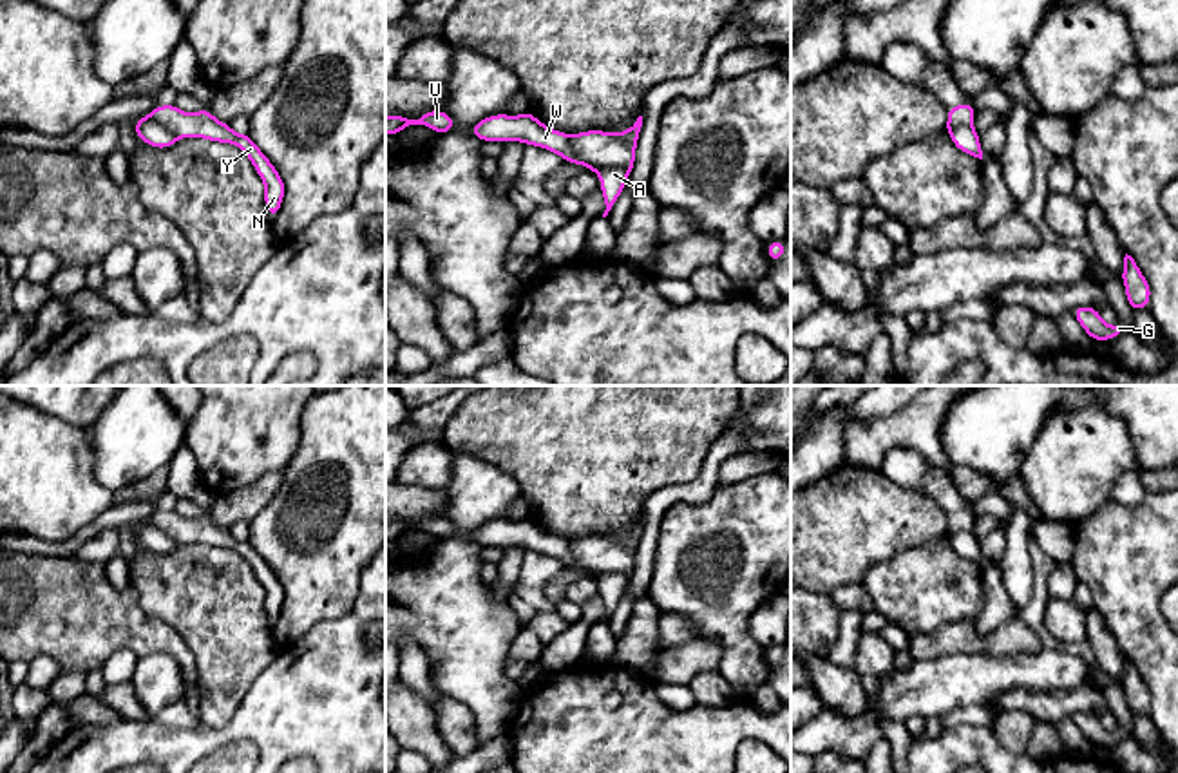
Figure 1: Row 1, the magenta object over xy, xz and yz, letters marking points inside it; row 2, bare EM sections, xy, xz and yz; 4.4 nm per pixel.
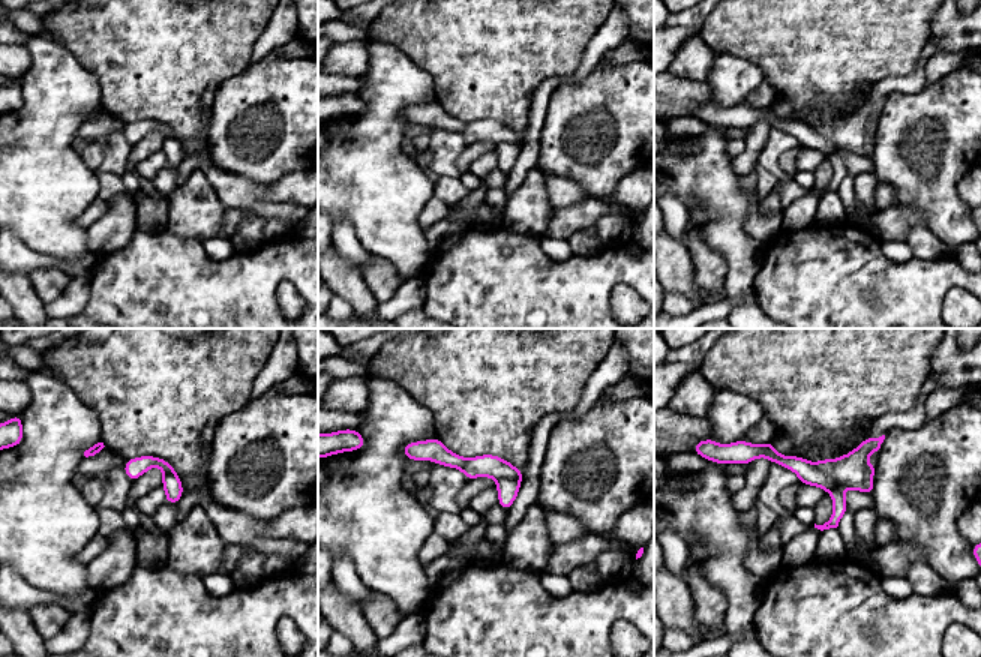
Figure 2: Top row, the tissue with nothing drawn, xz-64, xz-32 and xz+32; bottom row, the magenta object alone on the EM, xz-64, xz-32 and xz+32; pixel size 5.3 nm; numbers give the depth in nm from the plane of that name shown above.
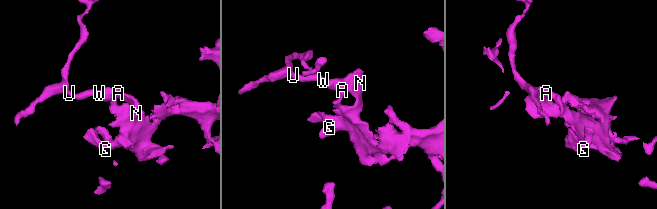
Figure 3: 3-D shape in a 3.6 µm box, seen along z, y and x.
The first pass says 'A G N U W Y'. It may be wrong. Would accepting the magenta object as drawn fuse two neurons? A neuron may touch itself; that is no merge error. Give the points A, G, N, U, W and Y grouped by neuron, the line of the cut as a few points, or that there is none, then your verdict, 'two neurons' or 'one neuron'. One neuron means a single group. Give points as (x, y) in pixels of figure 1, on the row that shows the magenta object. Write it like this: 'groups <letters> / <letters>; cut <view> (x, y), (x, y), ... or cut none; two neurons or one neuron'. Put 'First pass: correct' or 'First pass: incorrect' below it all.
groups A G N Y / U W; cut xz (569, 136), (569, 147), (599, 172); two neurons
First pass: incorrect

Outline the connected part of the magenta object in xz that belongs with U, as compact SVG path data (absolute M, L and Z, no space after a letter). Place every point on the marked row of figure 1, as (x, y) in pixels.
M429 110L423 112L418 119L411 119L407 116L385 116L385 136L398 136L400 130L411 125L423 125L438 134L445 134L454 129L454 119L445 110Z

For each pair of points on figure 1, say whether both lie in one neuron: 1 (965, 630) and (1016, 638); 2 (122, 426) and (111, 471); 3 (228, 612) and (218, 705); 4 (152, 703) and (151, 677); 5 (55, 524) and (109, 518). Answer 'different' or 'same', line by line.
1: same
2: same
3: same
4: same
5: different

